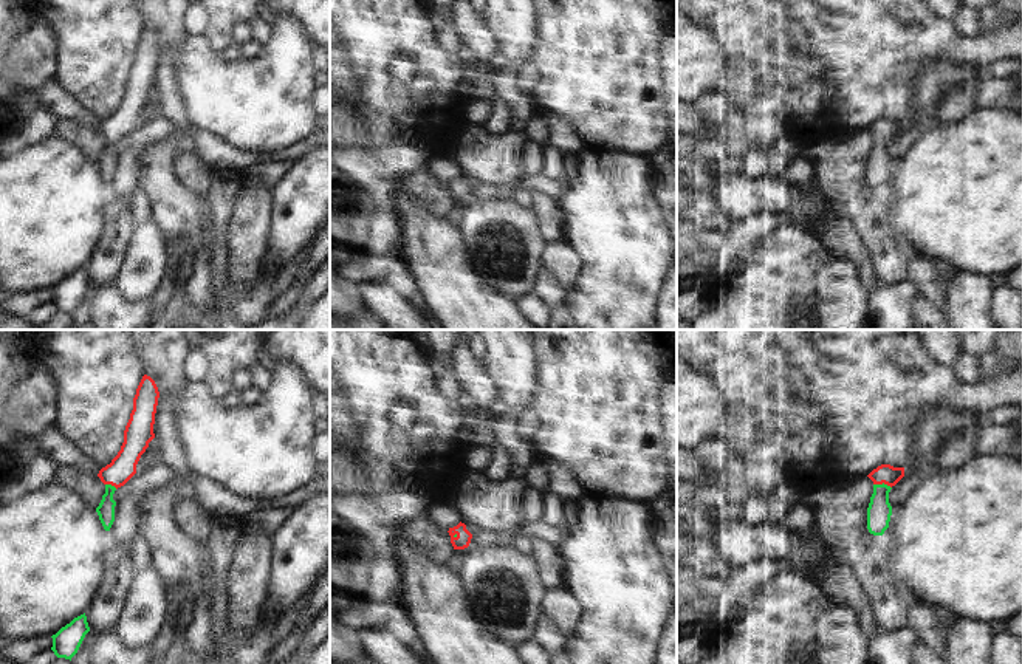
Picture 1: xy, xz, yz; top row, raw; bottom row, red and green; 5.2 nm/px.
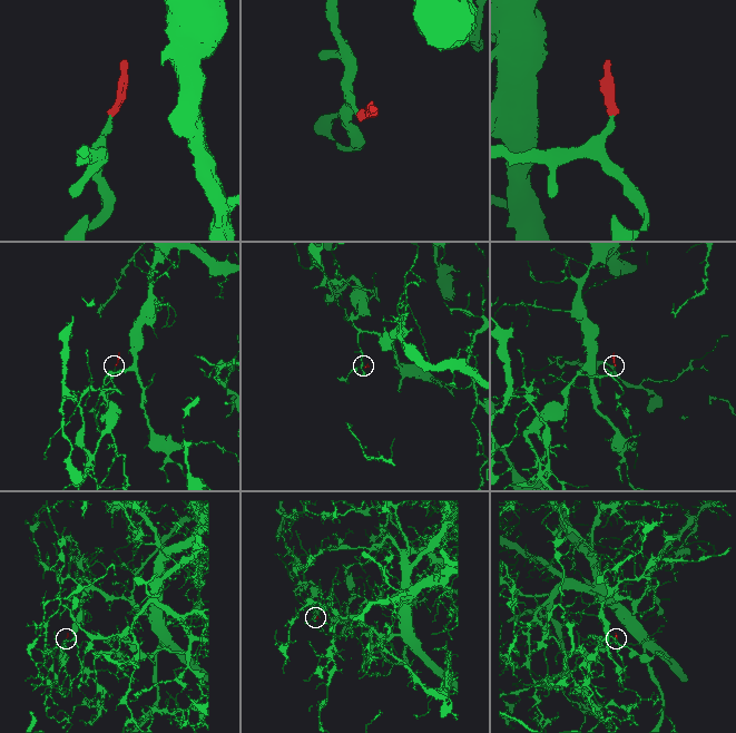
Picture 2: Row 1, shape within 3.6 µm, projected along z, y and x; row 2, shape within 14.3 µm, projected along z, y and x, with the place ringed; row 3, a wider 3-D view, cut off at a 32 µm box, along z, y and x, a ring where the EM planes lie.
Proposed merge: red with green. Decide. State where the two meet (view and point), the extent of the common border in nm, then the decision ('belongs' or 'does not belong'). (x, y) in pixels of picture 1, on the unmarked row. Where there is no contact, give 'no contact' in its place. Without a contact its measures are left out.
contact yz (883, 135); length 100 nm; belongs

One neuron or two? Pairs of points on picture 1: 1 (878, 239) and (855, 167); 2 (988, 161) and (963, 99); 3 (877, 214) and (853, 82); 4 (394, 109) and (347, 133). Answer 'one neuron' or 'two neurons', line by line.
1: one neuron
2: two neurons
3: two neurons
4: one neuron

